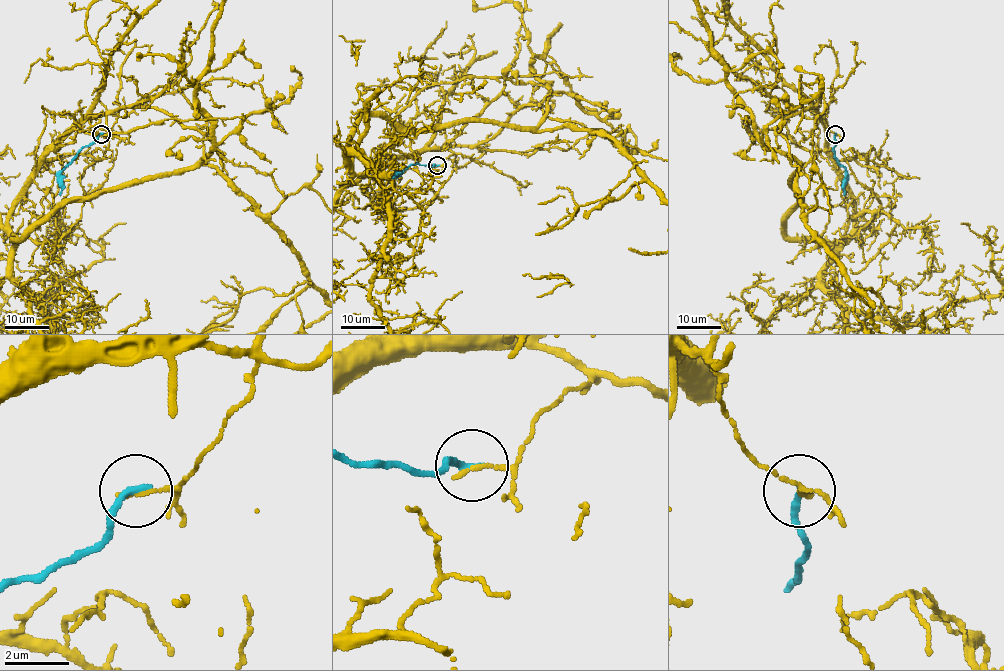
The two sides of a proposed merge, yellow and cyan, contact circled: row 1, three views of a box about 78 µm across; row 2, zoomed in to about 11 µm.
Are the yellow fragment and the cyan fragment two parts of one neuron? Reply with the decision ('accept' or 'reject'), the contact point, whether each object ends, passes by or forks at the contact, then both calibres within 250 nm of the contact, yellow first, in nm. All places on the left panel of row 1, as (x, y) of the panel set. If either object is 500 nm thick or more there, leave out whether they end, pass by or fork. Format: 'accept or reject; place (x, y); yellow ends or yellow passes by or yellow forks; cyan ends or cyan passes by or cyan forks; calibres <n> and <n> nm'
reject; place (101, 134); yellow ends; cyan ends; calibres 150 and 240 nm

